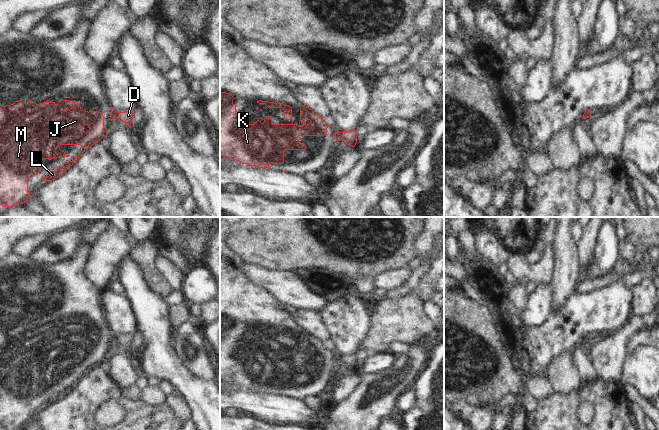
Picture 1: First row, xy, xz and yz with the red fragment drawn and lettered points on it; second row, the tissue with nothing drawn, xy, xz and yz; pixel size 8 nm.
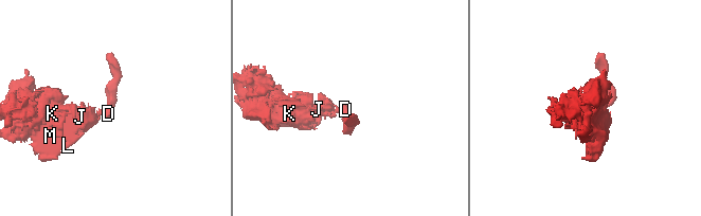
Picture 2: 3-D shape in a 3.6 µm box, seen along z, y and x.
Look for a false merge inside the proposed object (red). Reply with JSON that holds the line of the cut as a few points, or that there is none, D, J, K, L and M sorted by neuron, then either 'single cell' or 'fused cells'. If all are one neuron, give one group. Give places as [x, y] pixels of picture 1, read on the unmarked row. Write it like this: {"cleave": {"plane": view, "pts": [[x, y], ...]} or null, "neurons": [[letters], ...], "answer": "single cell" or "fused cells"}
{"cleave": {"plane": "xz", "pts": [[339, 356], [340, 363]]}, "neurons": [["D"], ["J", "K", "L", "M"]], "answer": "fused cells"}

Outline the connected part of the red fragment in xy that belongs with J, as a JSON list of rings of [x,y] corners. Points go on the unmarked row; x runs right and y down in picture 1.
[[[21,323],[11,329],[0,329],[0,428],[23,428],[33,421],[28,415],[28,403],[41,394],[39,384],[70,380],[59,372],[60,369],[80,369],[89,373],[106,359],[103,338],[82,334],[78,325],[60,323],[57,328],[36,328]]]

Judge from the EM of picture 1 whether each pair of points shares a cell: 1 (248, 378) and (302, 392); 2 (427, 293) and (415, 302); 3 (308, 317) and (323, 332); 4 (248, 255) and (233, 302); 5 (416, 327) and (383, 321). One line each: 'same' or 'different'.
1: same
2: different
3: same
4: different
5: same

